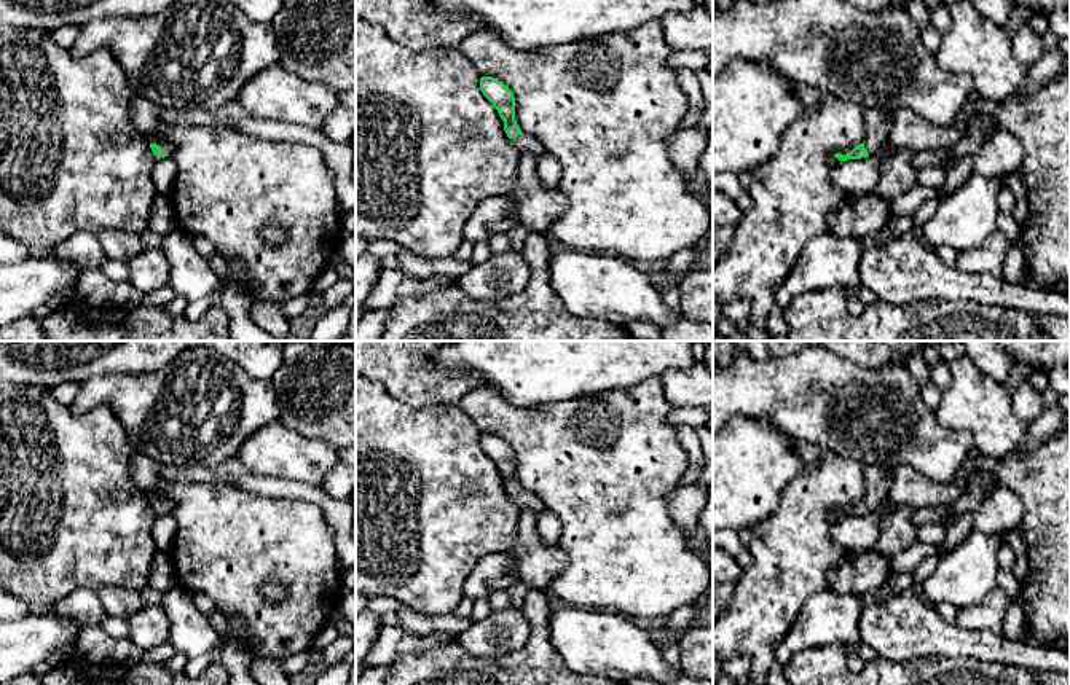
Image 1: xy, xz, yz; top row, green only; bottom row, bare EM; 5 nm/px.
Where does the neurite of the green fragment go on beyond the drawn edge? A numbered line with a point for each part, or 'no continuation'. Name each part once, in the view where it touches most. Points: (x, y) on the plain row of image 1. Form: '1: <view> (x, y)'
1: xy (168, 504)

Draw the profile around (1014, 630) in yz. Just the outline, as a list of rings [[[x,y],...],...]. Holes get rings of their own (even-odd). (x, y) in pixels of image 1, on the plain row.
[[[1022,594],[1008,604],[1003,632],[1009,640],[1027,642],[1027,618]]]

